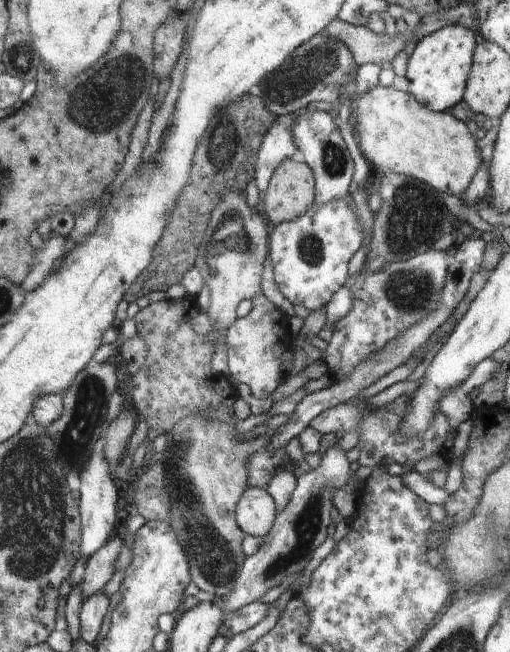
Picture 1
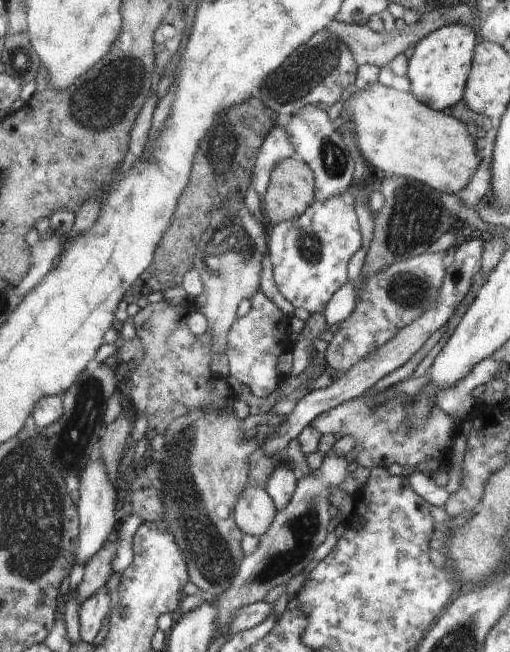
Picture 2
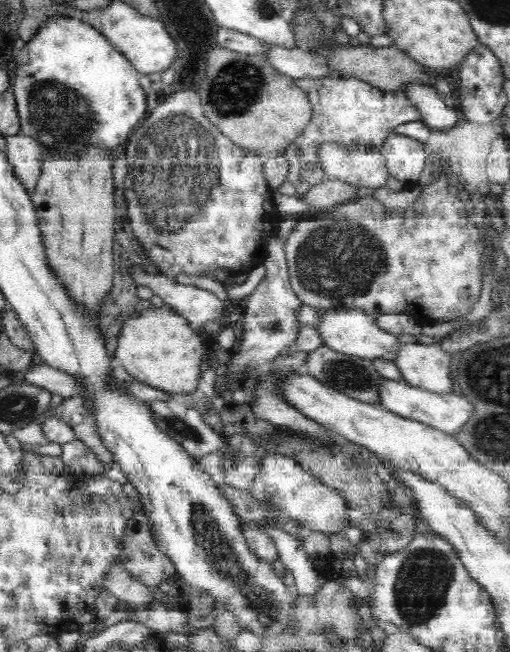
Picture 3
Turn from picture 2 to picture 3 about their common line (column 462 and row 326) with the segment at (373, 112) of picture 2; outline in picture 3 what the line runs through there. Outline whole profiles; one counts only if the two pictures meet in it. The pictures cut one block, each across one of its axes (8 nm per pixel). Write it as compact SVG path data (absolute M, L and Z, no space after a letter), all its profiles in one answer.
M163 304L158 310L148 309L140 318L124 320L117 342L116 359L128 378L170 394L184 395L197 389L202 376L200 364L206 356L205 342L200 342L200 336L173 307Z

